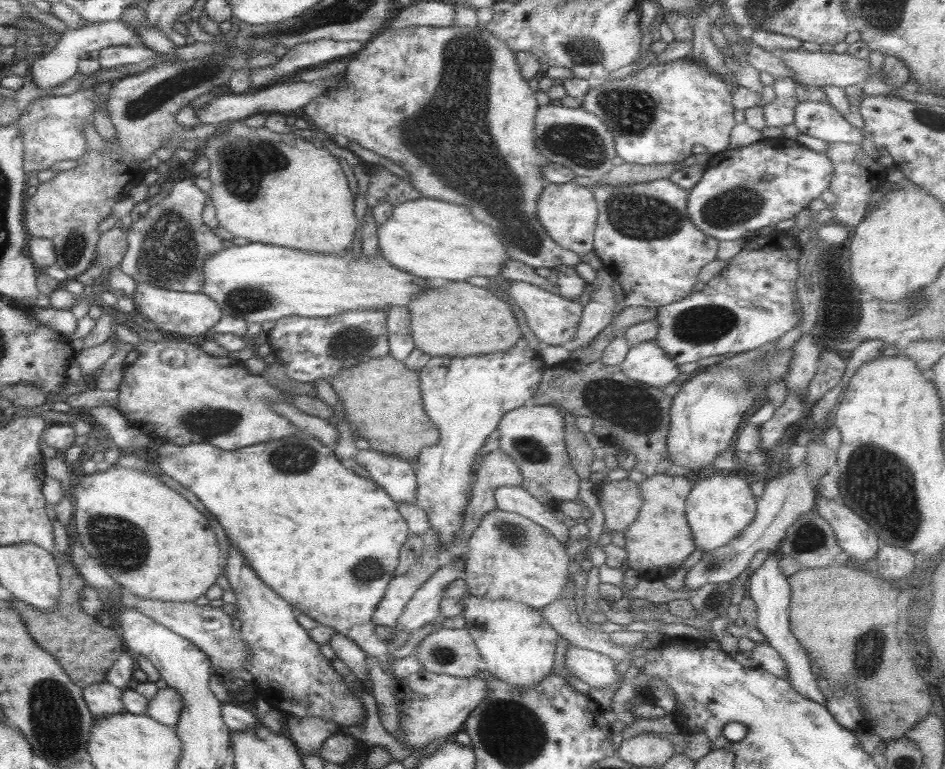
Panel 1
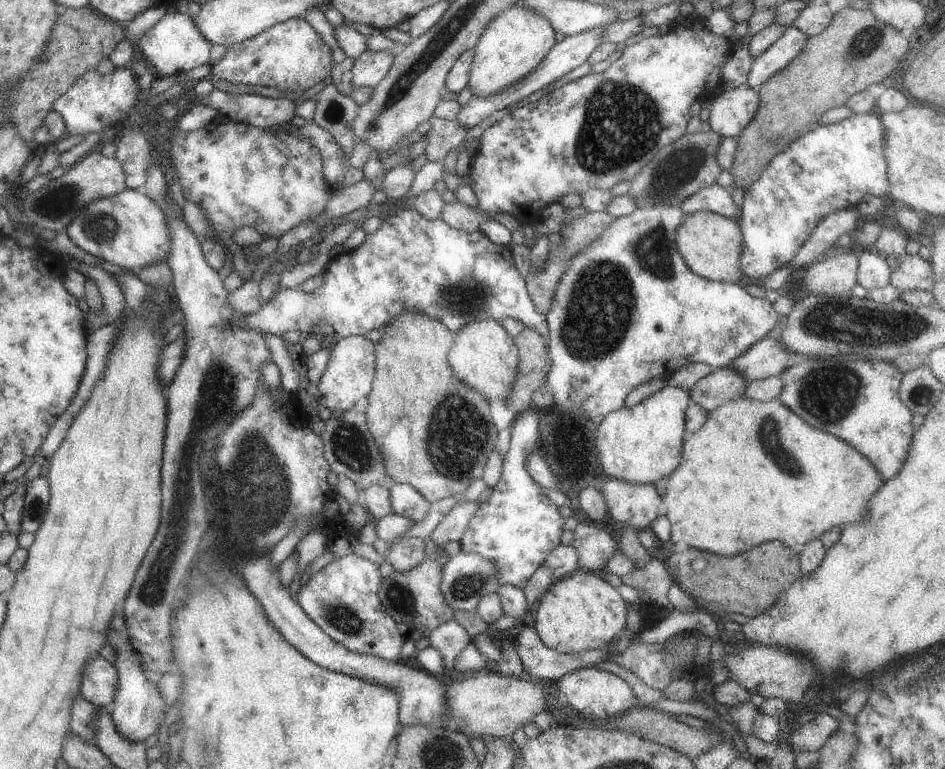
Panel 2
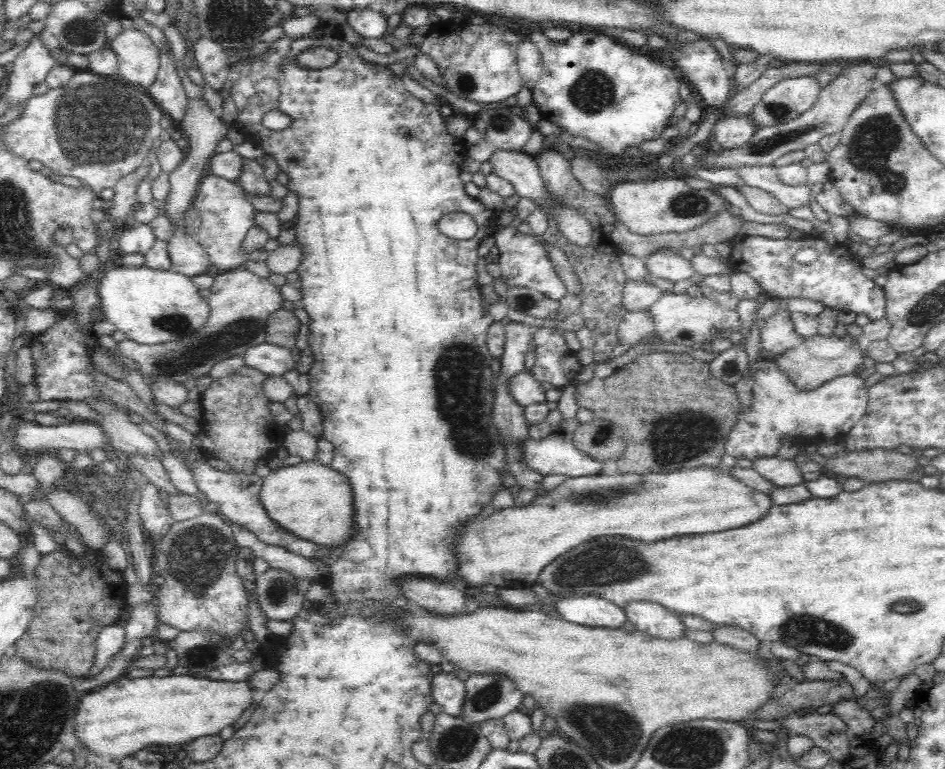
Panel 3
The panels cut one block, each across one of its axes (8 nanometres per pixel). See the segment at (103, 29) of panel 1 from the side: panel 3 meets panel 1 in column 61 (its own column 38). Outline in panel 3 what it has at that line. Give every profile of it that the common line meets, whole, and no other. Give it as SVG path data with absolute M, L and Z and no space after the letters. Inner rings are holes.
M39 34L28 41L25 50L11 63L13 66L8 74L8 88L2 95L9 102L7 110L29 100L33 96L34 86L44 82L50 70L57 66Z

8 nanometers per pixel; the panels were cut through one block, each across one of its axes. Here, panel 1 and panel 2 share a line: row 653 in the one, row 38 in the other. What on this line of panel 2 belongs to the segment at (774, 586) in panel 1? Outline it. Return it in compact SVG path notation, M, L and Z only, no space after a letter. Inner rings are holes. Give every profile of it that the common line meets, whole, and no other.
M794 26L780 35L780 38L754 59L749 76L745 82L750 88L758 89L776 72L784 70L790 62L794 62L804 50L808 37Z

